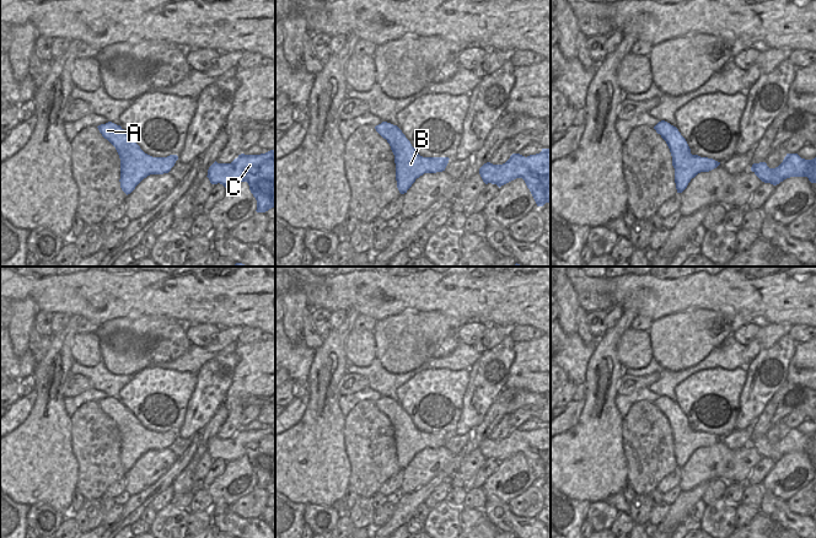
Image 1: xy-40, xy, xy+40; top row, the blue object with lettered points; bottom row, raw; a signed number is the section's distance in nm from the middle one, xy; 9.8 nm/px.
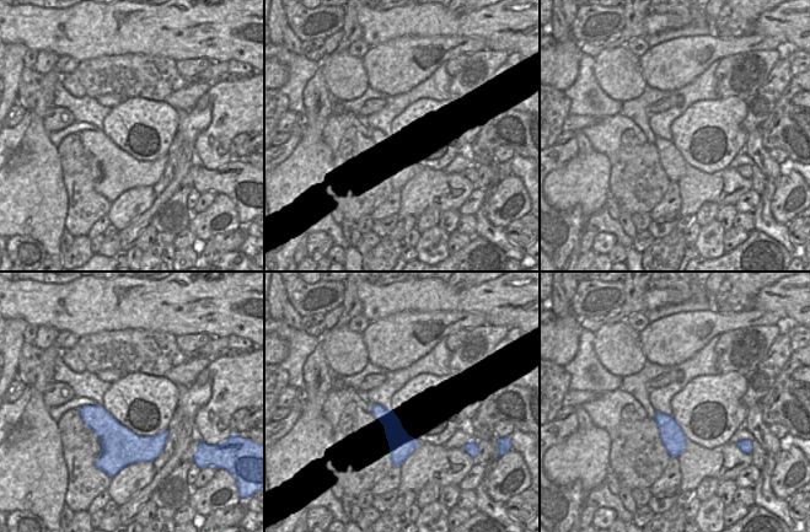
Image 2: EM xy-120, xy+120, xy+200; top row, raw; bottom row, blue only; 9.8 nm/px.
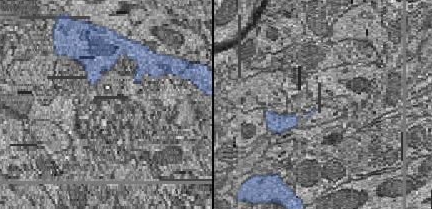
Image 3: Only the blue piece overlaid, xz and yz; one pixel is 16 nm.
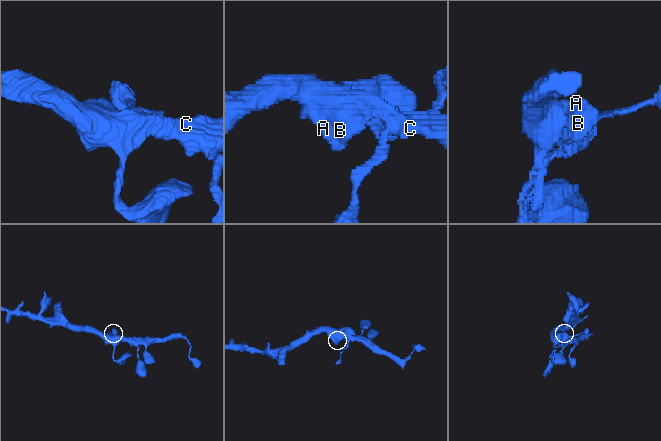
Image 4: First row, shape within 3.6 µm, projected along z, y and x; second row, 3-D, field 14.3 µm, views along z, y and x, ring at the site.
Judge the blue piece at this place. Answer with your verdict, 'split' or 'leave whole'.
leave whole

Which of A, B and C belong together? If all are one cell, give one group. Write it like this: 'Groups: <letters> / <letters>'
Groups: A B C

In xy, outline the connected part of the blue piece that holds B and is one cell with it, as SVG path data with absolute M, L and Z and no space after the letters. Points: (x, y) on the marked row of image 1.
M382 122L375 129L387 140L394 155L396 181L401 194L407 193L415 179L424 173L445 171L450 160L449 157L420 156L397 125Z

